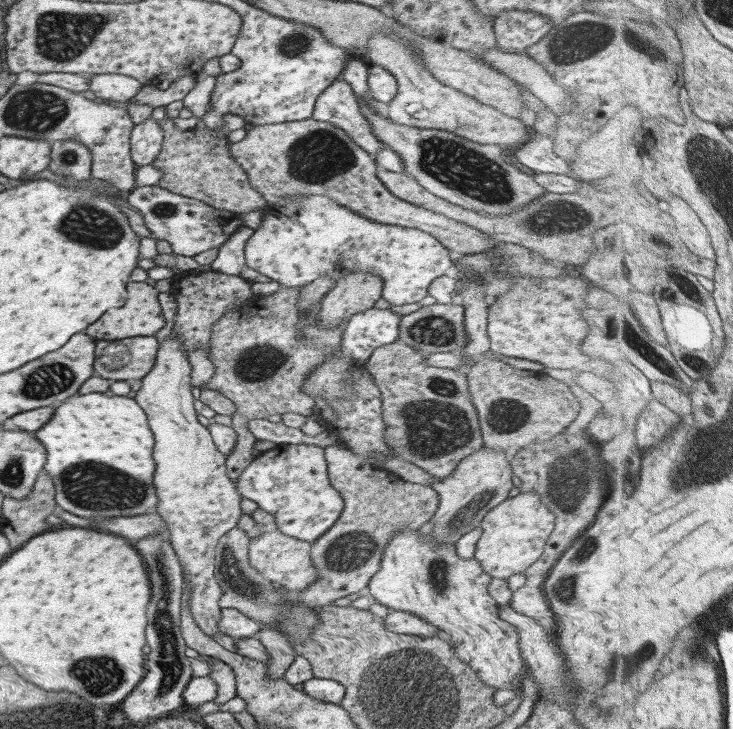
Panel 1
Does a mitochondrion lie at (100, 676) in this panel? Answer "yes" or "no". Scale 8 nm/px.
yes

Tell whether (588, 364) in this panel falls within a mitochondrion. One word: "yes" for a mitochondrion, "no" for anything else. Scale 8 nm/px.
no

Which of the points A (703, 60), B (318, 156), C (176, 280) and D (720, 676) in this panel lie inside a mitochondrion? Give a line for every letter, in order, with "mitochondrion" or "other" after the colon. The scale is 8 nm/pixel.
A: other
B: mitochondrion
C: other
D: other

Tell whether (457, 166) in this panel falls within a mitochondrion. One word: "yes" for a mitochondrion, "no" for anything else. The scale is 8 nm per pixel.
yes

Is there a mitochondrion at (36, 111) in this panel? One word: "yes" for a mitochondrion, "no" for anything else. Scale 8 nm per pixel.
yes

